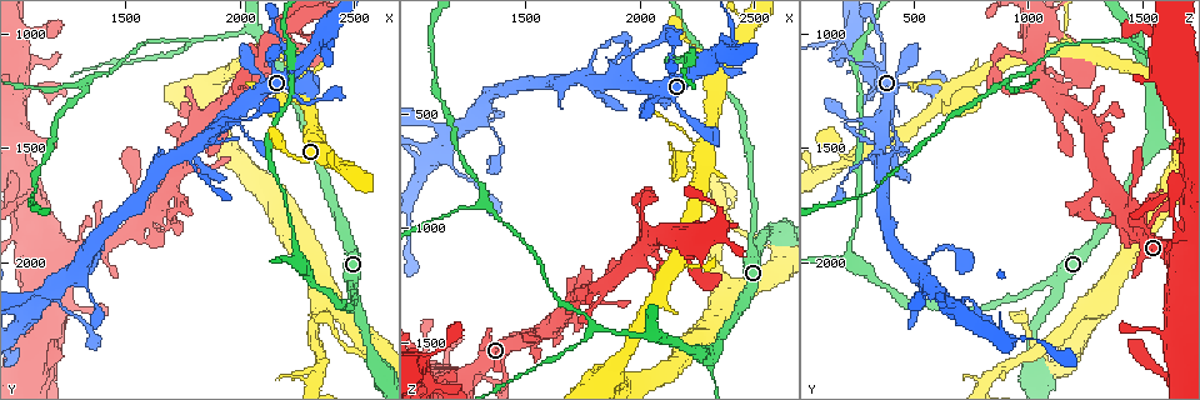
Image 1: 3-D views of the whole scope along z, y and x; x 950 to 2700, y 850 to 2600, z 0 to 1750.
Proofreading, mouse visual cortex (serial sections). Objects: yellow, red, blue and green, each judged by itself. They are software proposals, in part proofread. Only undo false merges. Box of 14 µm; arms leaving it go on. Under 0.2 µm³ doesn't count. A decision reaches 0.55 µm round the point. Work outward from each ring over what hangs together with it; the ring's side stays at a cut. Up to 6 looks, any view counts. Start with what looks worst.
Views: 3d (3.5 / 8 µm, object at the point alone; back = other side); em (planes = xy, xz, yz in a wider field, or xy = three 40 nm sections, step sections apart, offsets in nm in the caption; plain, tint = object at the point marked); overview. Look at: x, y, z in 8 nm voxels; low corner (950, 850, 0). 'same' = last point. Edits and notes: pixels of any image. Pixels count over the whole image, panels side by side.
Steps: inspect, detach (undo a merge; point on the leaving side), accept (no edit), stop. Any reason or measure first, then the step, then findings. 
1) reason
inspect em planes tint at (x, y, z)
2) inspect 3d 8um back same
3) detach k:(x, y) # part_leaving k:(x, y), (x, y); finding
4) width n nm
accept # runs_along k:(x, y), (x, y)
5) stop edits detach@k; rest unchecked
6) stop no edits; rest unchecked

thick turns thin
inspect 3d 3.5um at (2260, 1970, 240)

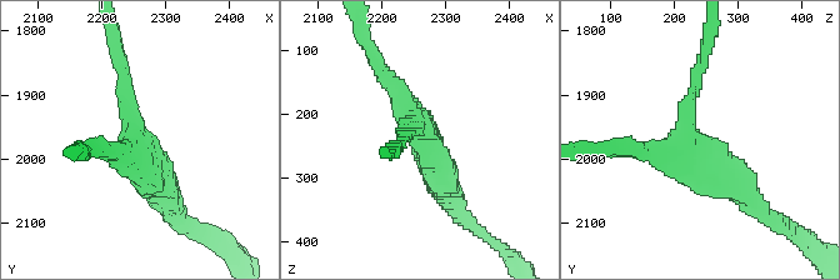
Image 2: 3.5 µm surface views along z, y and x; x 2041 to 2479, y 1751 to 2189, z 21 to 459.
inspect em xy step 3 tint at (2260, 1980, 225)

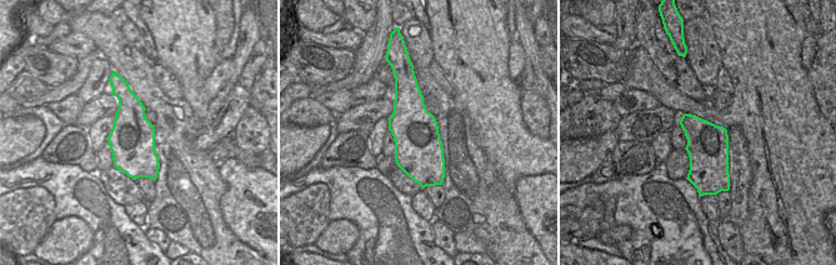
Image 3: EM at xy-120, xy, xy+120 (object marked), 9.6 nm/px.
inspect em xy step 5 tint same

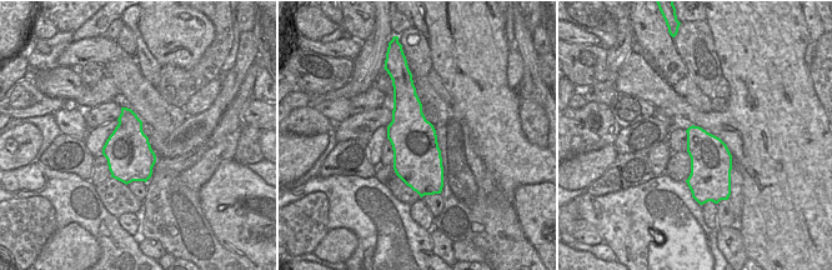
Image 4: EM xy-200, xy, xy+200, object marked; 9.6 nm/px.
arms 3
accept # runs_along 2:(749, 196), (689, 143), (698, 70); one cell here

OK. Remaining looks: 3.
arms part here
inspect 3d 3.5um at (2390, 990, 220)

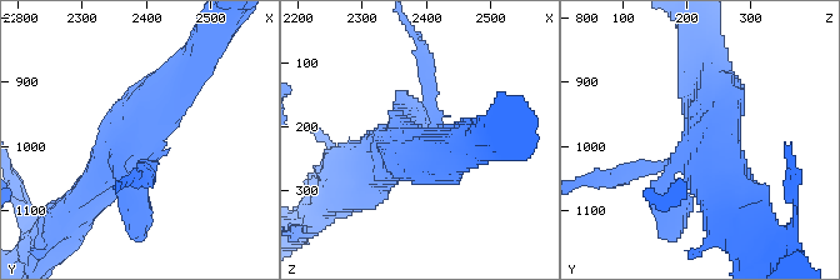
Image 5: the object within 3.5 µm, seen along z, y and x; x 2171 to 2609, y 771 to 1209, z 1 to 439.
inspect em xy step 3 tint at (2400, 1000, 210)

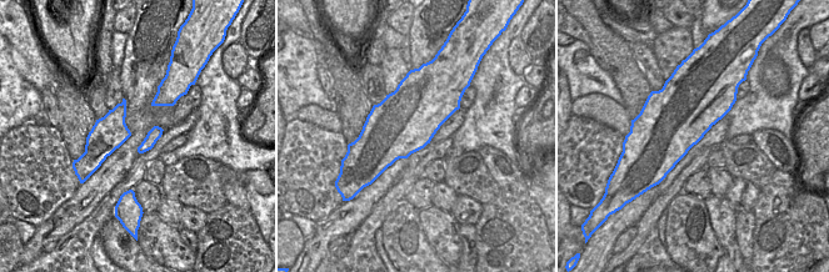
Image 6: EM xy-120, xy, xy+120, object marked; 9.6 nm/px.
inspect em xy step 2 tint same

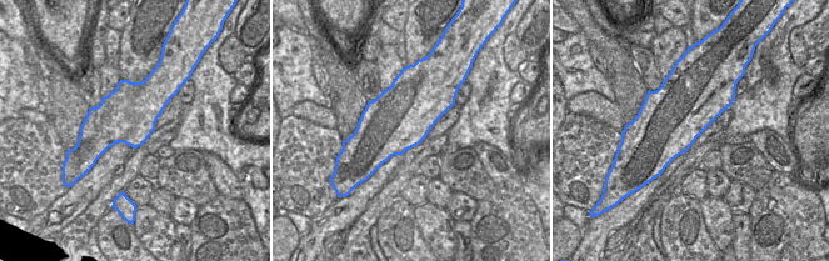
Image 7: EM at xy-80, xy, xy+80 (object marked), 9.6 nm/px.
accept # runs_along 5:(76, 209), (176, 79); all the same cell

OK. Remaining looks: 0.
stop no edits; rest unchecked

